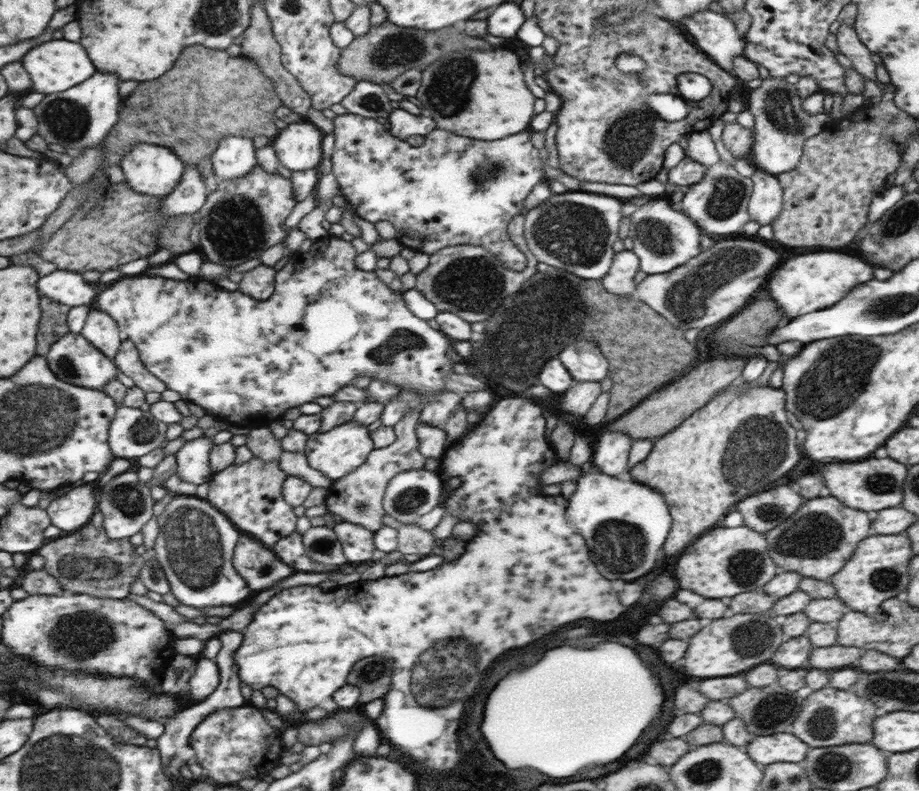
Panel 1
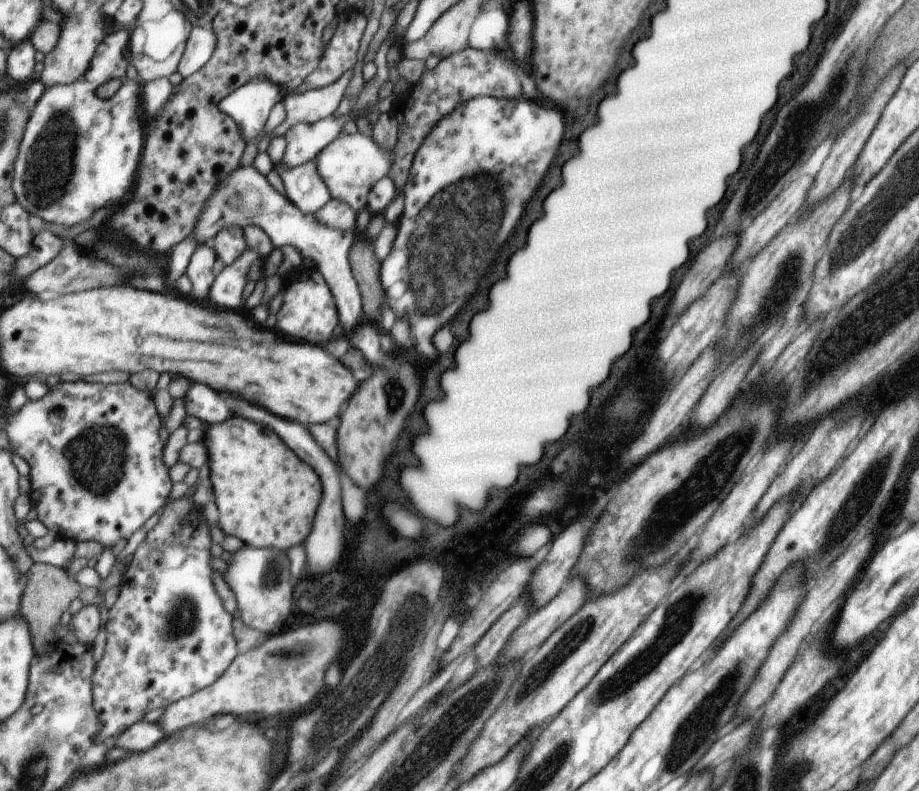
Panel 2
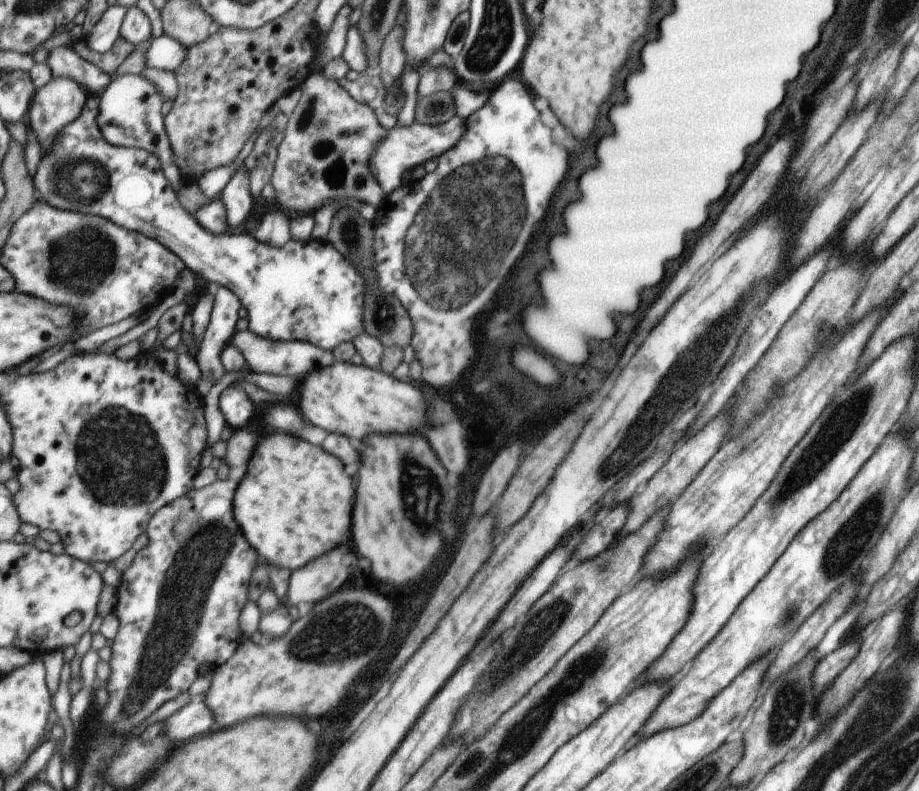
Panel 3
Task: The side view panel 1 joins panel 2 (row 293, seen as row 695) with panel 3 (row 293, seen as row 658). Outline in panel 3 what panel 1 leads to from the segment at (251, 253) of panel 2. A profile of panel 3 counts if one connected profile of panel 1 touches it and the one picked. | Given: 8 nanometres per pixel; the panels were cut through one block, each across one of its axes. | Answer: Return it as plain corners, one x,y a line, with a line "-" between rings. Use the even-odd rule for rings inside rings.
220,288
215,299
217,301
214,318
206,334
206,342
202,342
200,346
196,361
199,364
201,379
205,375
204,380
208,378
218,381
225,373
222,365
222,352
238,330
243,302
236,292
228,288

